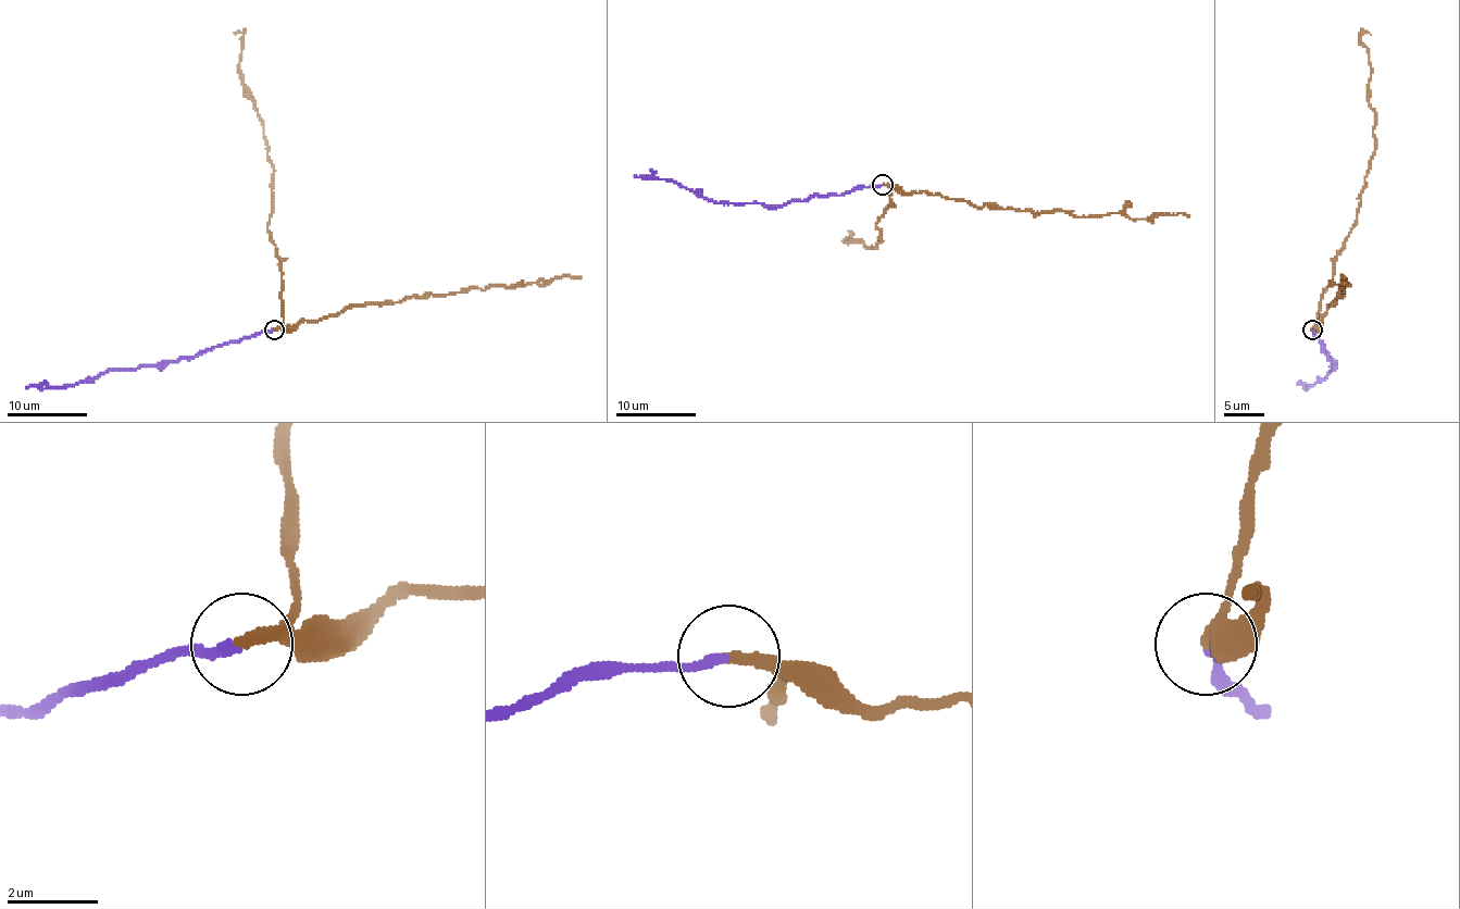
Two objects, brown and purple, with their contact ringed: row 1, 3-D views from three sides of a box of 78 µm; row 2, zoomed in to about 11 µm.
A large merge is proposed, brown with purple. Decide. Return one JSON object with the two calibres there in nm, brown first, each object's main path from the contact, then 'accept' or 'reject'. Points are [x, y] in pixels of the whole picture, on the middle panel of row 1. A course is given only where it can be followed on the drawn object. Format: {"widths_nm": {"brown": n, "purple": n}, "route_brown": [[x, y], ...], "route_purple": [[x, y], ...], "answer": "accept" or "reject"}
{"widths_nm": {"brown": 280, "purple": 240}, "route_brown": [[882, 185], [891, 189], [875, 223], [882, 239], [865, 247], [848, 243], [851, 233], [844, 243]], "route_purple": [[882, 185], [870, 185], [839, 195], [813, 195], [801, 201], [776, 204], [715, 203], [672, 181], [634, 175]], "answer": "reject"}

